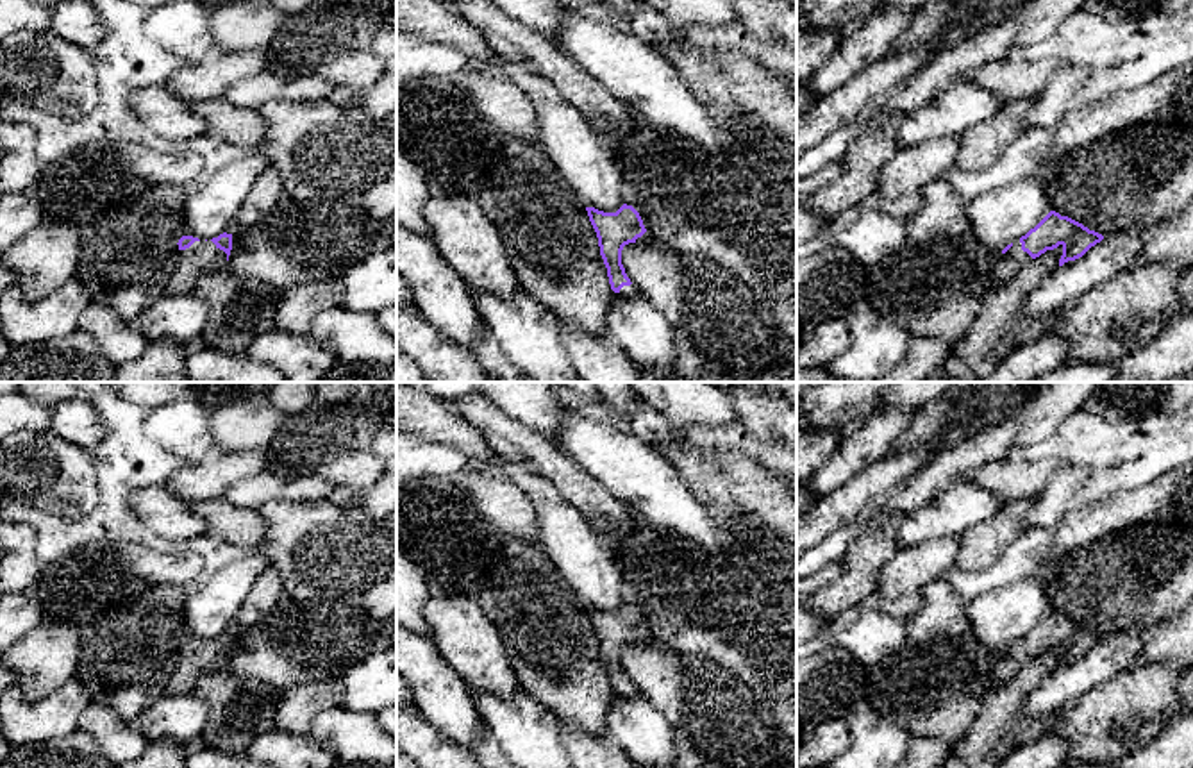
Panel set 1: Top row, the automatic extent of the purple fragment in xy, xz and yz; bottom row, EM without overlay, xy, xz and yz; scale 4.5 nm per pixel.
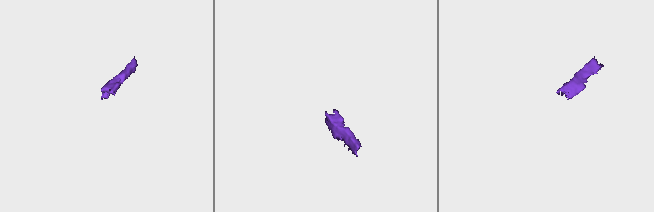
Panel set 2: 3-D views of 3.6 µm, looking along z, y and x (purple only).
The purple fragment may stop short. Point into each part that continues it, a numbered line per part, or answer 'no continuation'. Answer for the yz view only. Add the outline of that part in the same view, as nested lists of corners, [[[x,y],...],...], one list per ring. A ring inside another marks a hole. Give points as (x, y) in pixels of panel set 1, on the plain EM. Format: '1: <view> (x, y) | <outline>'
1: yz (1004, 667) | [[[1020,639],[1002,654],[993,654],[989,680],[993,689],[1007,684],[1032,657],[1022,650]]]

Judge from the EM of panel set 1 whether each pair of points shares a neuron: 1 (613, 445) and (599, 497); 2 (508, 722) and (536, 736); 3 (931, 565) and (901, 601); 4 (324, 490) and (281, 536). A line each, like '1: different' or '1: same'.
1: different
2: same
3: same
4: different

